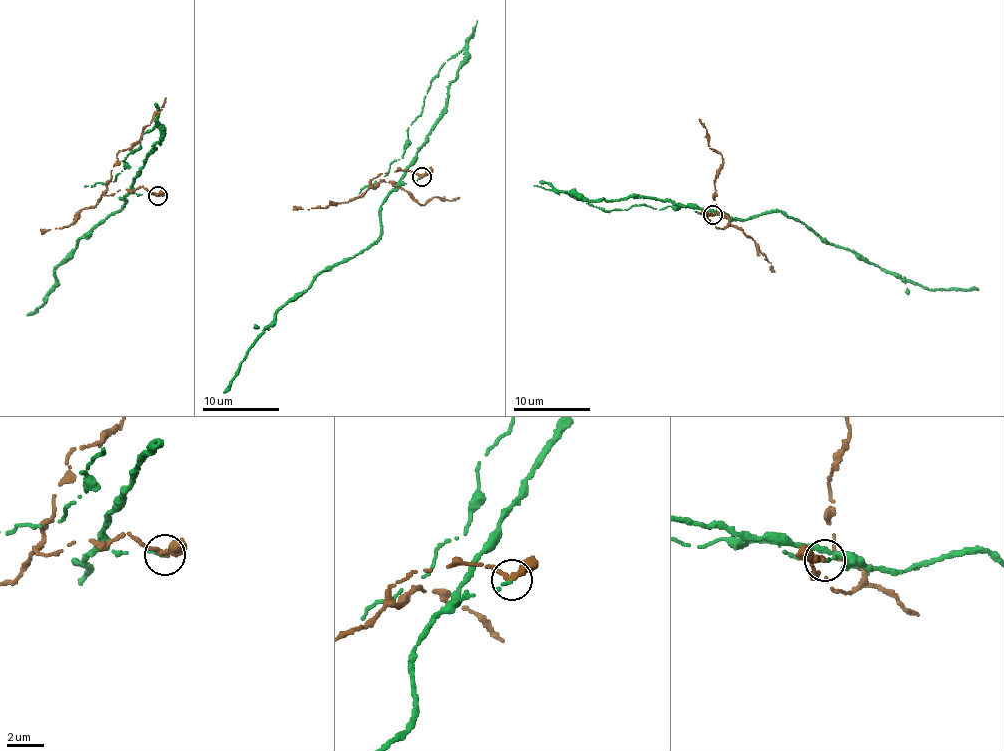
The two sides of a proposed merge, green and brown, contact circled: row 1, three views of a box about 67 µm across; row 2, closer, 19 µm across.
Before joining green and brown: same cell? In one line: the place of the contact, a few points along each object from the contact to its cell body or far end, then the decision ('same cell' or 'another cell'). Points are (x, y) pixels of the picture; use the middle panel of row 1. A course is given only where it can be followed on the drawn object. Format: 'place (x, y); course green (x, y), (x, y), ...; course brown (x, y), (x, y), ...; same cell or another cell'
place (422, 177); course green (421, 178), (400, 186), (440, 117), (465, 56), (460, 52), (431, 82), (408, 128), (403, 158), (351, 201); course brown (421, 176), (410, 171), (371, 181), (373, 187), (383, 180), (402, 187), (423, 205), (438, 196), (459, 198); another cell

